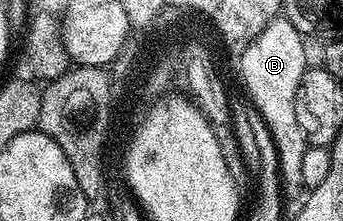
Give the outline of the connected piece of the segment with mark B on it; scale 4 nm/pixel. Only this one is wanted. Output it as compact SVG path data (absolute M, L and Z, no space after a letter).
M276 17L272 23L265 25L263 32L252 43L242 48L240 55L243 56L239 59L239 71L251 98L250 106L256 107L261 117L265 117L265 125L269 125L269 133L273 133L273 145L277 145L279 182L283 184L283 194L288 200L298 200L305 191L303 158L309 146L305 133L301 133L295 108L297 85L301 85L301 77L307 70L303 36L288 19Z

